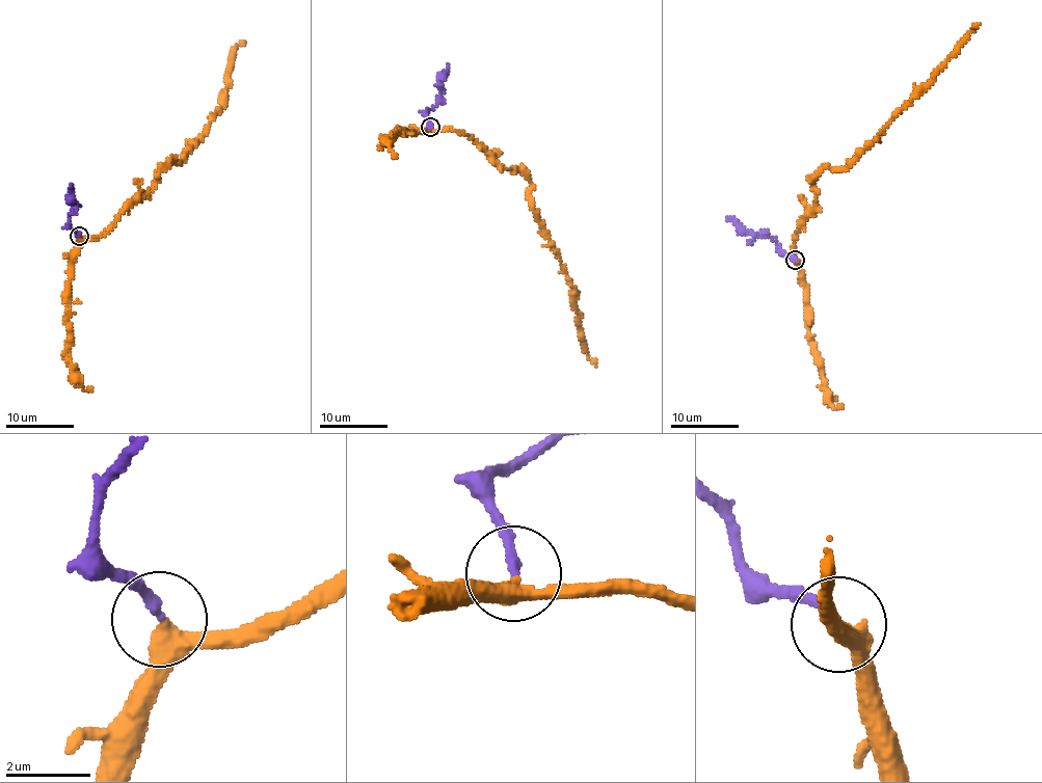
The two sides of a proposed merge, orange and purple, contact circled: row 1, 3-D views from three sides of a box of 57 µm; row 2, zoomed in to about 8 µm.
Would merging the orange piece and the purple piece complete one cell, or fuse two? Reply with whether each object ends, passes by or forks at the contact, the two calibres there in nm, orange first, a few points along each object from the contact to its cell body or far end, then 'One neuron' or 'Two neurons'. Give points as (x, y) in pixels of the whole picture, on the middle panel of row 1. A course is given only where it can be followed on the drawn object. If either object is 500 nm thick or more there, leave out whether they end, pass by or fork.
At the ring orange passes by. At the ring purple ends. Thickness 360 nm (orange) against 240 nm. Course of orange: (430, 128), (464, 134), (502, 166), (517, 169), (528, 179), (531, 208), (570, 286), (584, 352), (596, 366). Course of purple: (430, 127), (426, 114), (437, 104), (442, 80), (449, 65). One neuron

